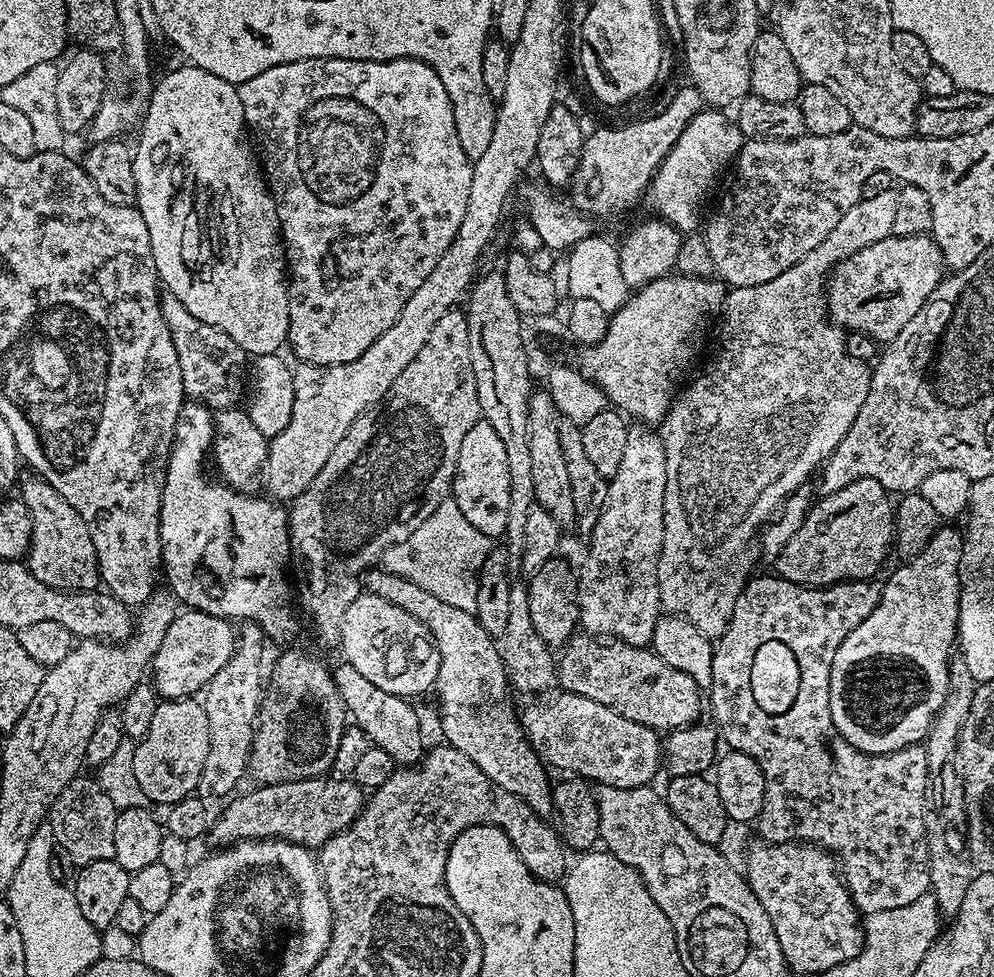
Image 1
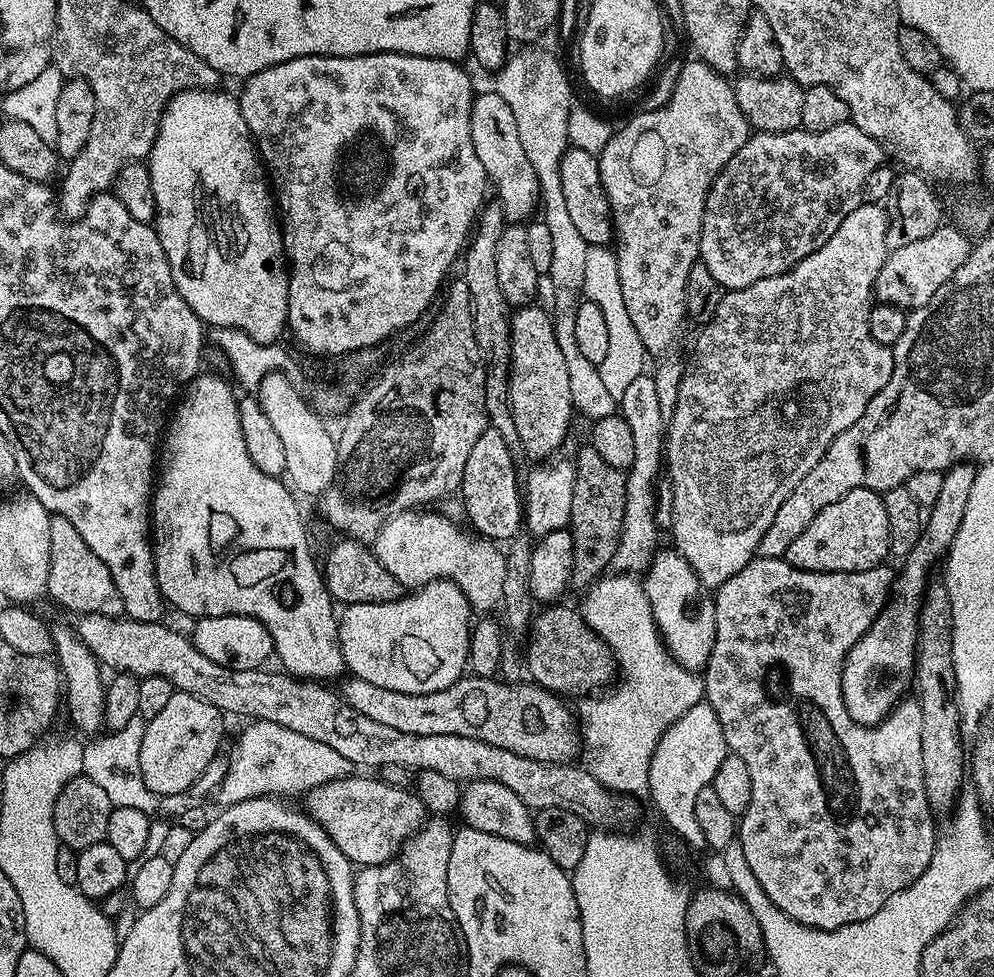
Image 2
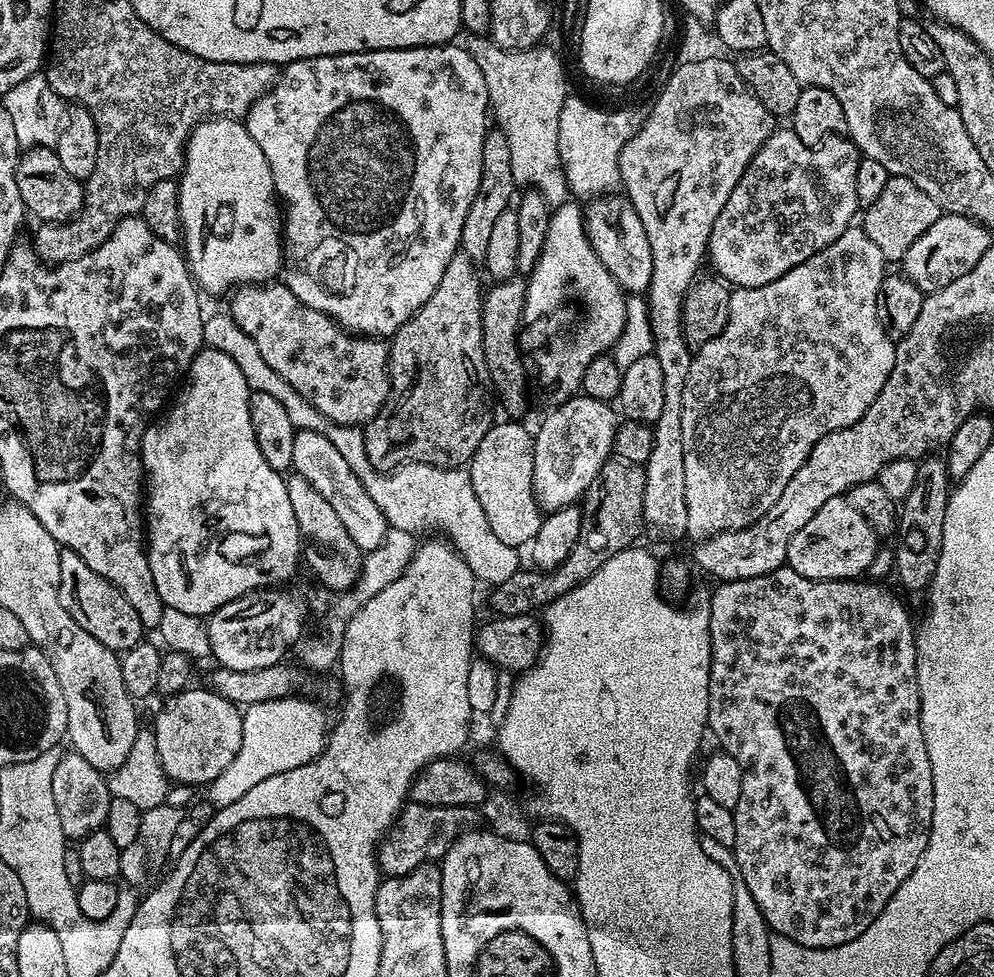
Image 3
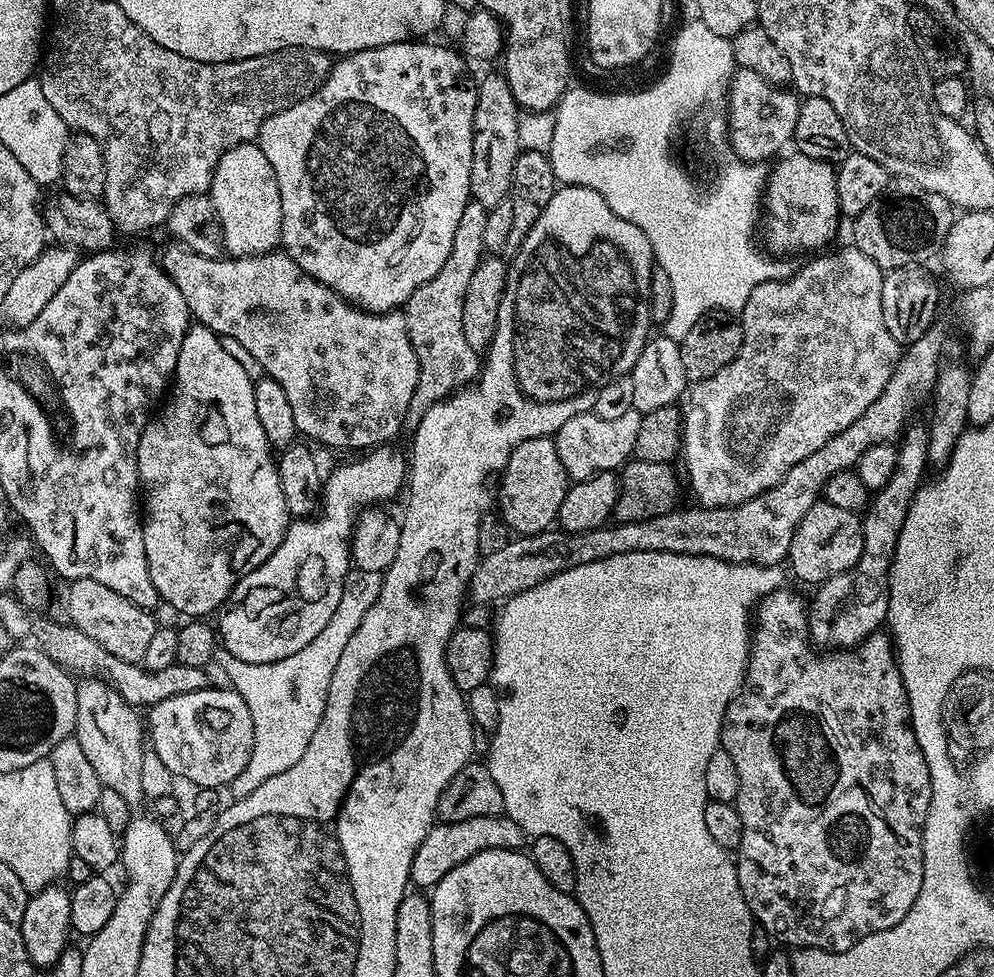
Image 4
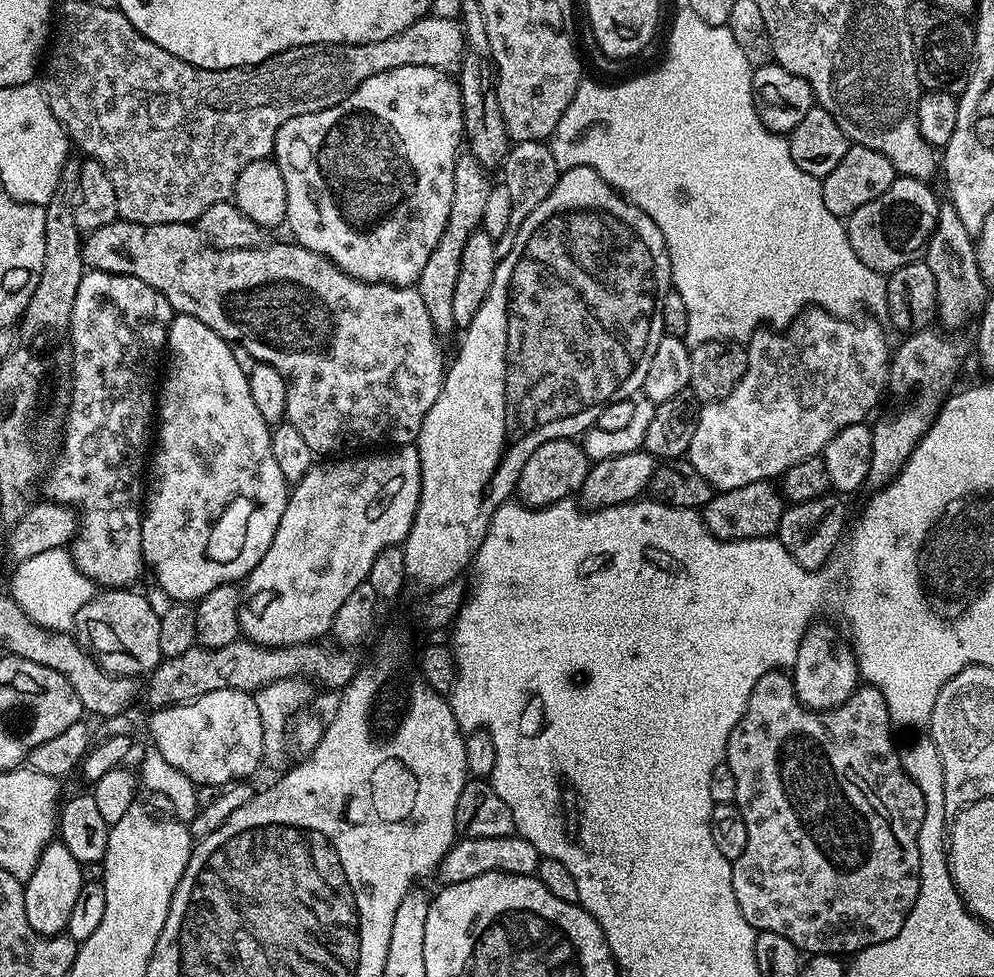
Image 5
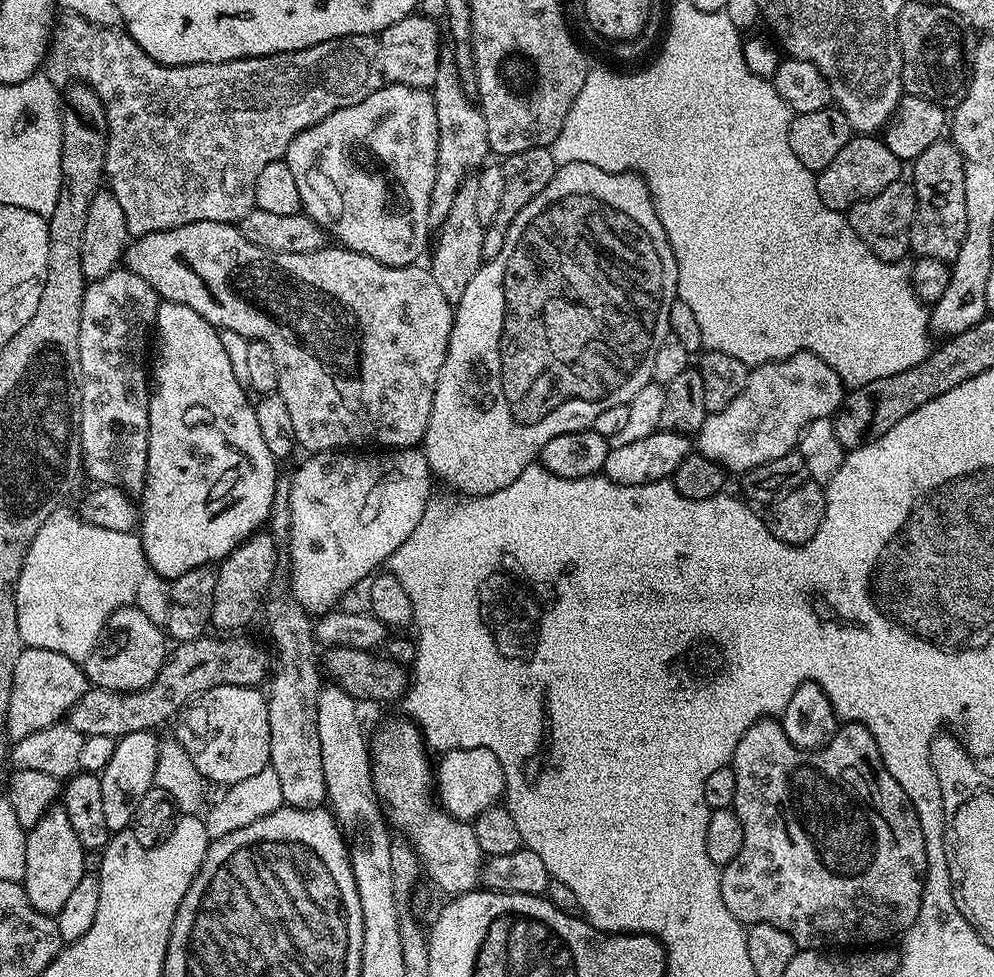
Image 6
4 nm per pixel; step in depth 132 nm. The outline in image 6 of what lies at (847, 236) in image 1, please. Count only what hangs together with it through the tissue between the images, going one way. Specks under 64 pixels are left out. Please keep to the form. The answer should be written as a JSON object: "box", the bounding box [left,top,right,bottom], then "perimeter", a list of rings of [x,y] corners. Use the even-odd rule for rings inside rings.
{"box":[694,352,846,473],"perimeter":[[[799,352],[785,360],[755,365],[748,373],[742,394],[738,394],[730,406],[713,412],[704,419],[704,424],[694,437],[695,447],[706,458],[723,464],[729,473],[749,472],[754,466],[774,462],[774,458],[782,458],[782,454],[793,451],[800,443],[800,431],[818,418],[835,414],[845,395],[846,385],[840,375],[813,352]]]}

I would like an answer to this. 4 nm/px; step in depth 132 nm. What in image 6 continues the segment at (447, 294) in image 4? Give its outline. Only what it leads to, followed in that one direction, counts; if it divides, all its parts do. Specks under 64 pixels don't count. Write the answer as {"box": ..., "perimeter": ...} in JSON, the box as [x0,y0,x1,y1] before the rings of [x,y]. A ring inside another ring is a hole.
{"box":[428,59,490,230],"perimeter":[[[441,59],[430,91],[438,110],[438,158],[434,170],[434,190],[430,194],[428,227],[439,230],[442,222],[446,222],[446,214],[450,214],[450,205],[458,195],[462,182],[469,179],[471,172],[468,171],[471,168],[479,169],[489,159],[490,149],[486,138],[486,118],[480,113],[473,97],[464,89],[460,75],[456,73],[455,59]]]}

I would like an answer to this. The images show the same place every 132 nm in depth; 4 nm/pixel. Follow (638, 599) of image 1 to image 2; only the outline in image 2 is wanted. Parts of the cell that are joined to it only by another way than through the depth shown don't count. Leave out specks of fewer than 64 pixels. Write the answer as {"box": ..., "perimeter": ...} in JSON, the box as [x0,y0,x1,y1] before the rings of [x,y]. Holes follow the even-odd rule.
{"box":[611,374,666,574],"perimeter":[[[643,374],[634,379],[626,389],[626,394],[618,402],[618,414],[626,418],[630,431],[634,437],[634,462],[626,470],[628,481],[626,482],[626,514],[622,522],[622,534],[618,542],[618,550],[614,550],[611,571],[616,574],[640,574],[652,563],[652,558],[658,551],[656,544],[656,497],[657,485],[652,485],[652,480],[659,481],[662,476],[662,465],[666,460],[666,418],[662,414],[662,406],[658,406],[658,390],[654,387],[654,375]]]}

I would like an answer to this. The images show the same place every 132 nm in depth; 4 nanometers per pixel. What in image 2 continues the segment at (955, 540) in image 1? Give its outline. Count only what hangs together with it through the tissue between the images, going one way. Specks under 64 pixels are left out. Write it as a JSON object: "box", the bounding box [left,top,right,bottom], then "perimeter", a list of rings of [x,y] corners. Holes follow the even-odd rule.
{"box":[842,462,976,726],"perimeter":[[[965,462],[955,464],[944,473],[942,491],[938,494],[938,502],[934,502],[934,506],[927,509],[924,533],[922,538],[918,538],[918,546],[914,546],[914,550],[910,550],[910,554],[903,557],[901,564],[904,565],[901,566],[900,572],[898,568],[898,575],[894,580],[894,591],[888,604],[880,612],[880,617],[872,624],[865,636],[852,647],[846,658],[842,670],[842,698],[846,702],[846,710],[850,714],[850,718],[854,718],[854,722],[871,726],[888,719],[893,708],[900,703],[902,697],[907,693],[904,691],[907,690],[908,683],[909,686],[913,683],[916,675],[916,635],[918,634],[920,601],[924,598],[924,589],[930,583],[928,575],[931,574],[936,559],[938,559],[938,564],[941,557],[952,547],[954,534],[958,534],[958,526],[962,526],[962,517],[966,515],[966,502],[970,502],[970,486],[974,486],[976,469],[975,463]]]}

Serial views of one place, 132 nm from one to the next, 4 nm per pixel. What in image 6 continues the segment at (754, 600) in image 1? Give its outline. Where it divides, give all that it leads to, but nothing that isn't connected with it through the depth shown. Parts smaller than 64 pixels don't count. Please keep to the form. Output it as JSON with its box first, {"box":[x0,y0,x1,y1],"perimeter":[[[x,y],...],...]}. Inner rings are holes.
{"box":[720,718,928,950],"perimeter":[[[761,718],[750,725],[746,734],[742,734],[742,742],[738,742],[730,766],[734,770],[736,783],[732,808],[738,814],[738,822],[742,822],[742,850],[738,850],[738,858],[734,858],[734,862],[723,865],[720,893],[726,910],[730,910],[730,914],[734,914],[741,925],[778,926],[778,930],[786,930],[786,934],[794,938],[797,949],[800,950],[860,950],[865,946],[883,945],[891,936],[899,937],[908,931],[914,918],[918,918],[918,910],[922,906],[924,875],[928,869],[926,842],[916,811],[906,798],[902,786],[894,782],[894,774],[886,770],[882,754],[878,750],[878,742],[874,742],[867,724],[845,723],[825,748],[807,752],[805,748],[794,746],[794,742],[786,738],[784,727],[775,719]]]}

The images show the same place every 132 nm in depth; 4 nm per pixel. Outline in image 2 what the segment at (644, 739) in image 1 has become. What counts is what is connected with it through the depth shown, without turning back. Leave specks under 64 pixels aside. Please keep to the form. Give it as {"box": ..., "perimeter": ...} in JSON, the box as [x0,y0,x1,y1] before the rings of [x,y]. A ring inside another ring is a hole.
{"box":[338,674,582,765],"perimeter":[[[465,674],[458,682],[446,686],[446,690],[430,694],[402,694],[349,675],[339,681],[338,692],[347,704],[358,710],[358,714],[366,714],[366,718],[374,718],[374,722],[382,722],[382,726],[402,730],[402,734],[458,734],[462,738],[478,738],[490,746],[498,746],[538,762],[571,765],[576,760],[575,756],[582,752],[582,732],[573,709],[571,712],[559,695],[538,684],[499,684],[498,681],[496,678]]]}

